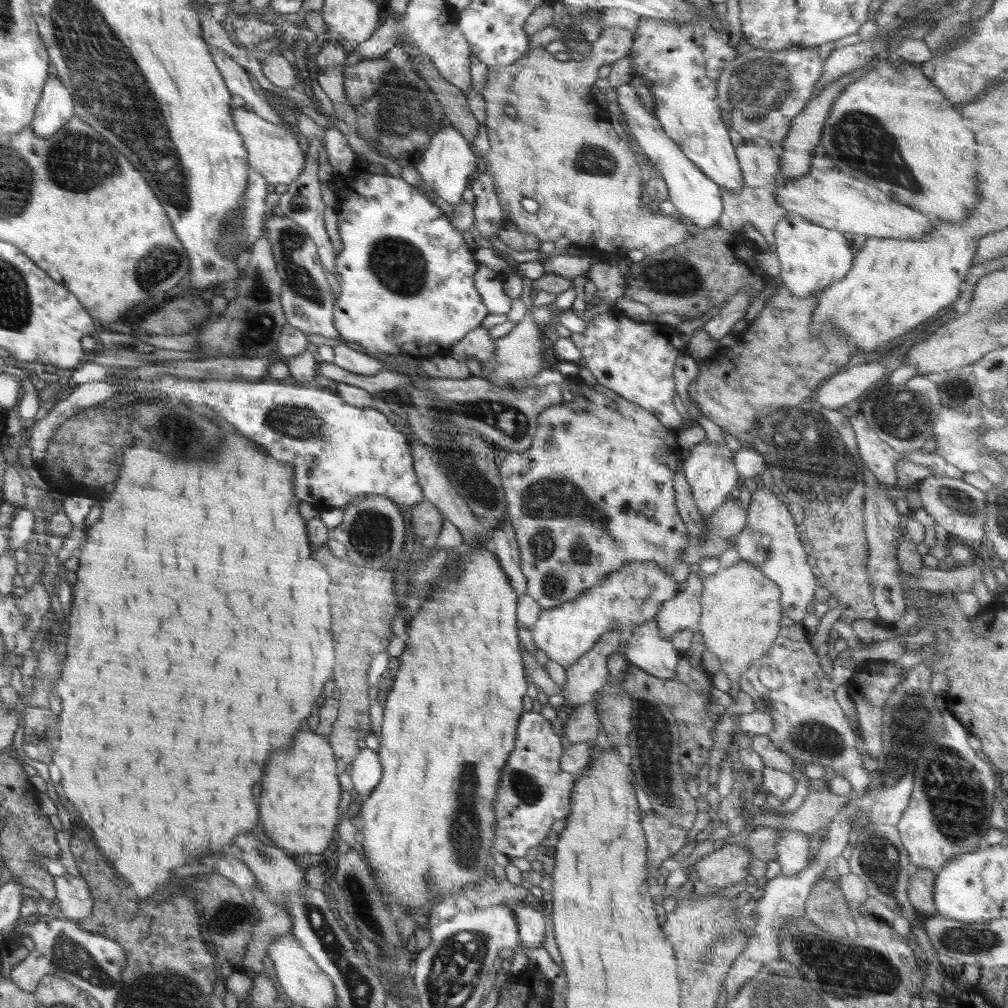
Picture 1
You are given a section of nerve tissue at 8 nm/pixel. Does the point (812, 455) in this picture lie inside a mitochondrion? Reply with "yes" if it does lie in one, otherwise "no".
yes

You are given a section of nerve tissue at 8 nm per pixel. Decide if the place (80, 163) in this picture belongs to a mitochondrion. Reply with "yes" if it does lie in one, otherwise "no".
yes

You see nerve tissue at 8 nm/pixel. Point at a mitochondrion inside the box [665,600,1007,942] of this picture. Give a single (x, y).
(955, 794)

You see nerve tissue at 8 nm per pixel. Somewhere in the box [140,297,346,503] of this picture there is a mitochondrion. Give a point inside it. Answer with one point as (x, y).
(298, 420)

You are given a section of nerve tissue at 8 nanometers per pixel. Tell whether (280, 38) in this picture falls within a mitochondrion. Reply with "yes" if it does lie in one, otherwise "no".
yes

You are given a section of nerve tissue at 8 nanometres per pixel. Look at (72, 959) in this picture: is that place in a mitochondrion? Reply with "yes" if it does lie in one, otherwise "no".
yes

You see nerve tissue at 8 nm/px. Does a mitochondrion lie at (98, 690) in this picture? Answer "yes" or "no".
no

